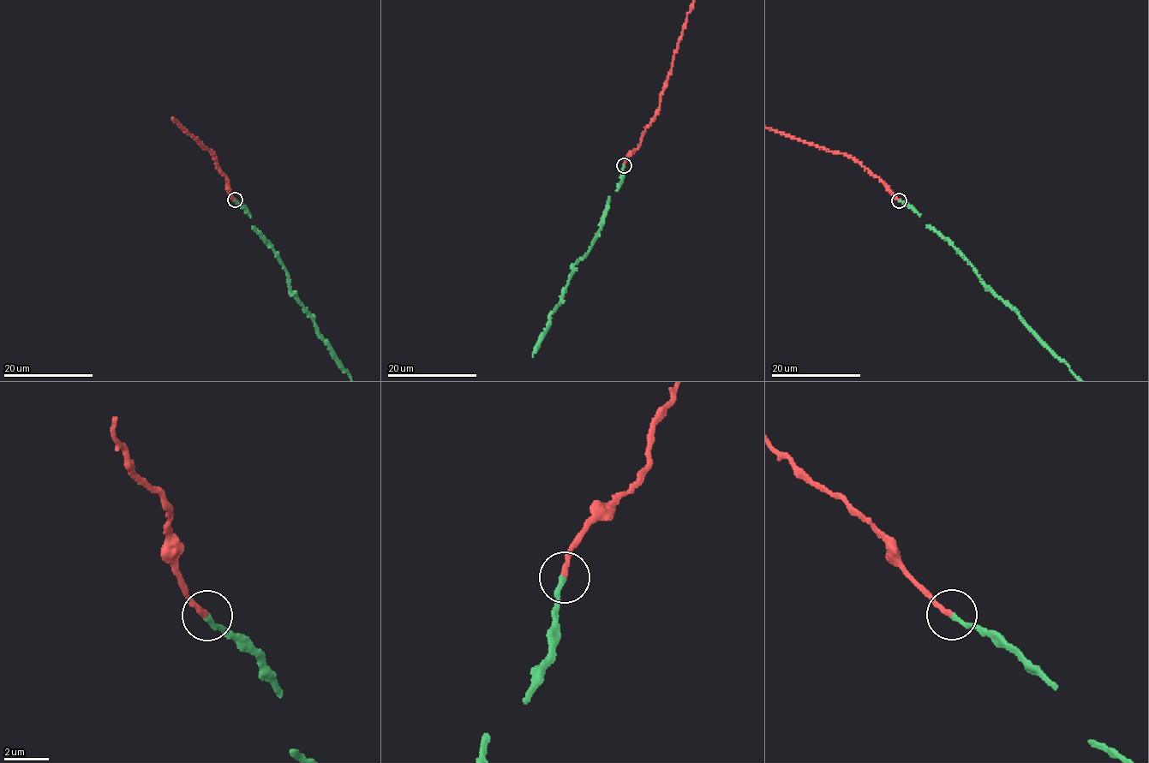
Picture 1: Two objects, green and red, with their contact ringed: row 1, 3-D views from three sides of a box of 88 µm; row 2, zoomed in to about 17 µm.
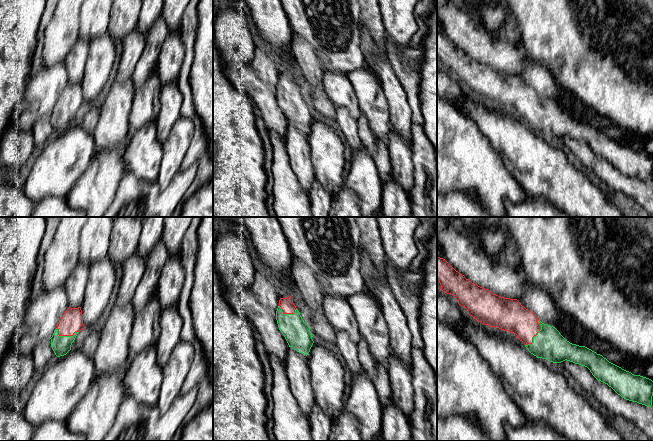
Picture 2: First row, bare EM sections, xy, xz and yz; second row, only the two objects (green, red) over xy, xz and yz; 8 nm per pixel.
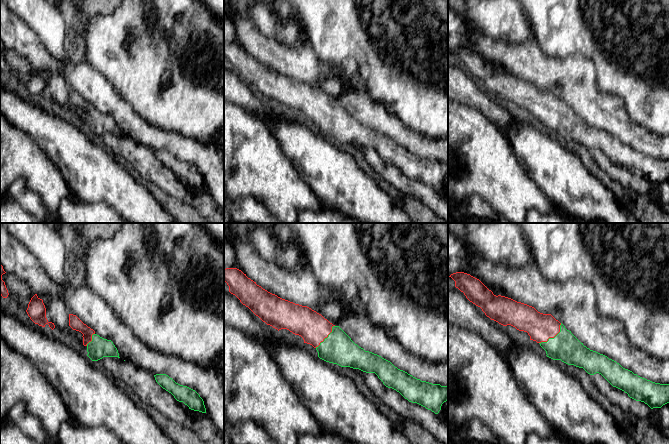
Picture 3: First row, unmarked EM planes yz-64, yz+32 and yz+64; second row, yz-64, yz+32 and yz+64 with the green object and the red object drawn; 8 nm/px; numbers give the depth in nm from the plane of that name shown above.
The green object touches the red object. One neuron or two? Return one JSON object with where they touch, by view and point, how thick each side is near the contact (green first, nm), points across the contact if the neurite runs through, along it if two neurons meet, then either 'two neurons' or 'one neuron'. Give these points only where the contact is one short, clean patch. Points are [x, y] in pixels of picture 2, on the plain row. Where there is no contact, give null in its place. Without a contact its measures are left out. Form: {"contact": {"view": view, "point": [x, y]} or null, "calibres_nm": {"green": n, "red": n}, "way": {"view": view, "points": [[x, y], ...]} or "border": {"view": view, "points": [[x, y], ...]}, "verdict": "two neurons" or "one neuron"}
{"contact": {"view": "yz", "point": [536, 111]}, "calibres_nm": {"green": 240, "red": 240}, "way": {"view": "yz", "points": [[549, 120], [536, 111], [521, 97], [512, 92]]}, "verdict": "one neuron"}

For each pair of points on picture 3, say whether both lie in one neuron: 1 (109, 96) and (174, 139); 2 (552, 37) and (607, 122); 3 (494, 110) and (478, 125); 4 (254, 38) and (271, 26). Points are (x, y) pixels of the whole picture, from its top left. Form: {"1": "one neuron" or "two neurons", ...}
{"1": "one neuron", "2": "two neurons", "3": "two neurons", "4": "two neurons"}

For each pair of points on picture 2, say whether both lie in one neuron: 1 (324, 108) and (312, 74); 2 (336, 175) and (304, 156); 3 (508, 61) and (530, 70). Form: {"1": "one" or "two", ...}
{"1": "one", "2": "two", "3": "two"}

